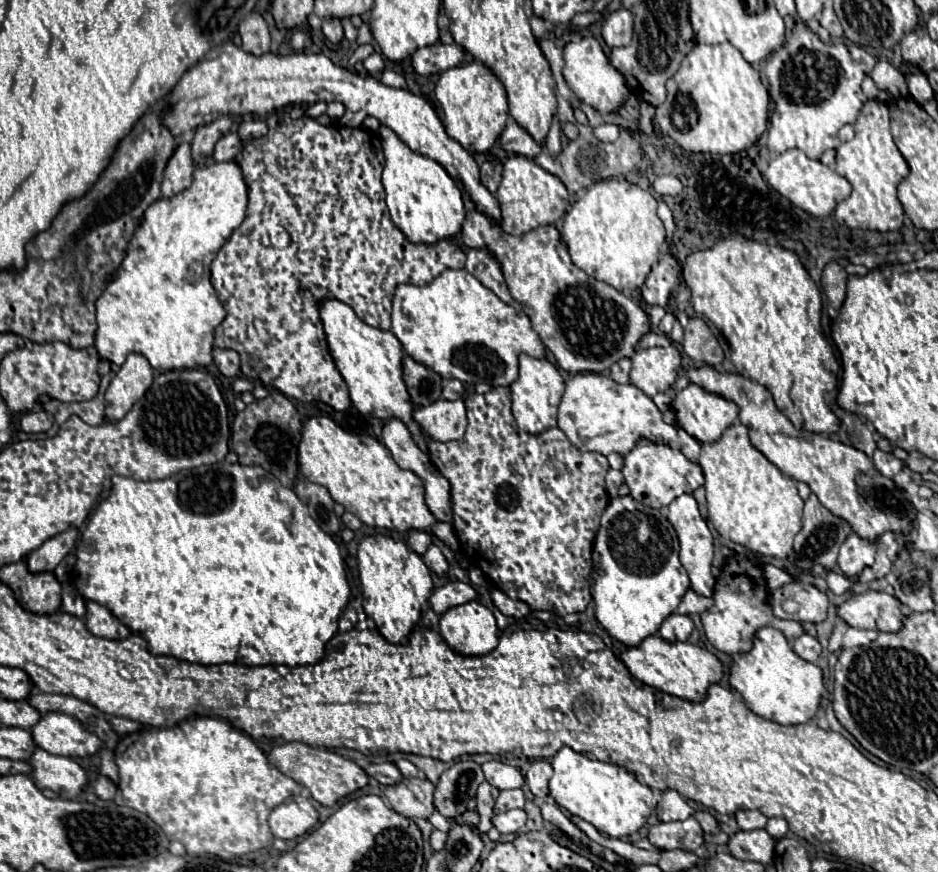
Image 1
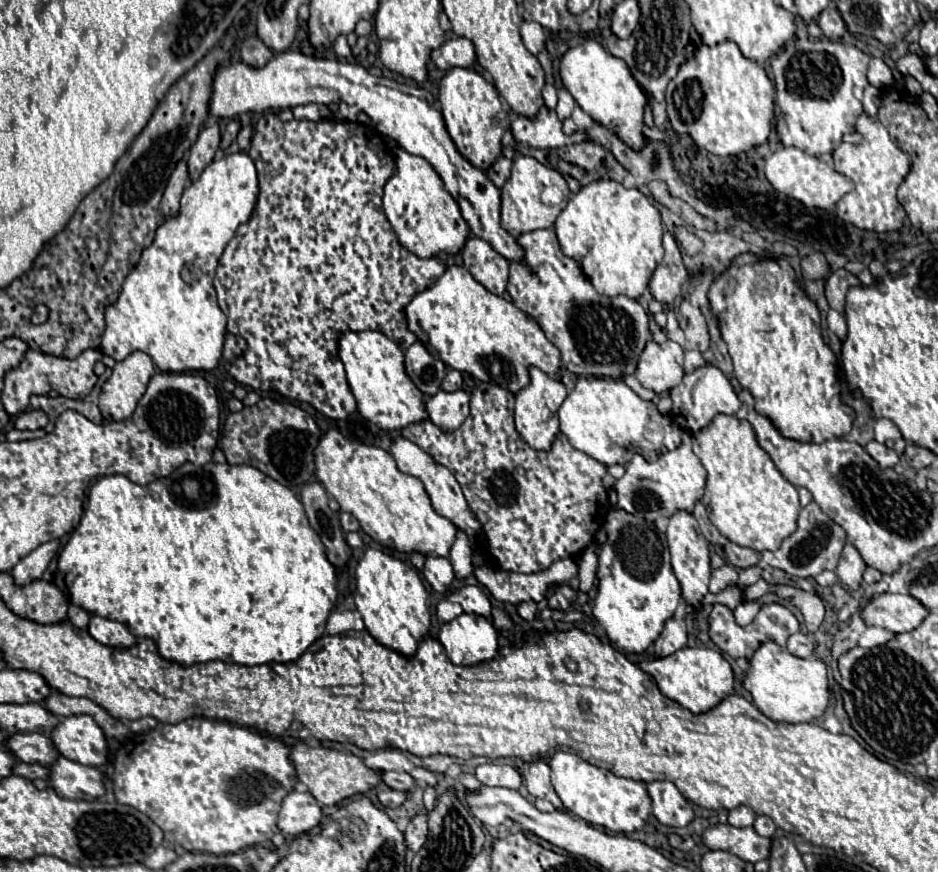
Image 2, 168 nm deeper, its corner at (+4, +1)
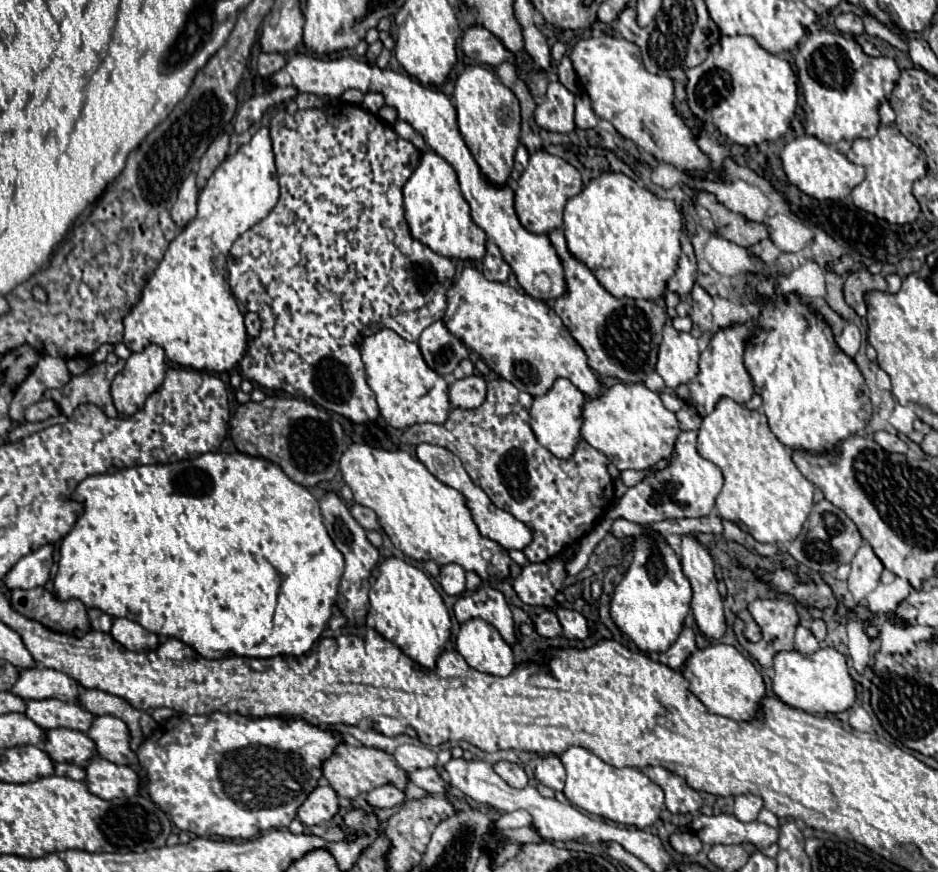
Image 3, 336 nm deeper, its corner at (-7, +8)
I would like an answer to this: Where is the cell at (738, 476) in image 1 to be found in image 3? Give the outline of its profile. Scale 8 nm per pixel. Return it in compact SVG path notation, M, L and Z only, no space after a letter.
M722 398L698 430L698 454L714 462L724 474L724 488L716 498L716 510L724 520L738 524L758 542L792 542L812 510L814 484L792 462L792 452L770 432L760 410L748 410L730 398Z

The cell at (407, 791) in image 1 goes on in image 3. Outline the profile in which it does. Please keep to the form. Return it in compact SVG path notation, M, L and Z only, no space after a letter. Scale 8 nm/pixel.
M378 786L374 788L372 792L368 792L366 796L366 802L374 808L392 808L392 806L398 806L402 804L406 798L404 798L404 792L398 790L396 786Z

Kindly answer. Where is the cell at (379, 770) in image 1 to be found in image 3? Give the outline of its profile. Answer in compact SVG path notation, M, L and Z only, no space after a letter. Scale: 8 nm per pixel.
M436 768L416 770L416 772L408 774L408 778L410 778L410 782L414 782L416 786L424 788L424 790L430 792L430 794L444 794L444 792L450 788L450 784L438 774Z

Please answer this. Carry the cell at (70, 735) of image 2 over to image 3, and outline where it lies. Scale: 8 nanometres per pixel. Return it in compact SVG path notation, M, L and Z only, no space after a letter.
M98 716L94 718L88 736L96 742L96 750L102 758L114 764L136 766L138 756L130 748L130 732L128 726L114 716Z

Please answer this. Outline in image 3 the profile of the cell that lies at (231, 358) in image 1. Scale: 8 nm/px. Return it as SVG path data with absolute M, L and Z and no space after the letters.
M254 312L246 314L246 330L248 330L250 338L256 338L260 332L260 318Z

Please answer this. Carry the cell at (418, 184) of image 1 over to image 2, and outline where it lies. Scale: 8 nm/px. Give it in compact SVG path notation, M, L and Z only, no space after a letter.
M393 147L395 173L387 179L383 189L383 209L399 237L399 243L417 257L429 259L439 253L457 253L467 241L467 221L461 215L457 201L443 187L441 177L423 159L409 155L403 147Z

